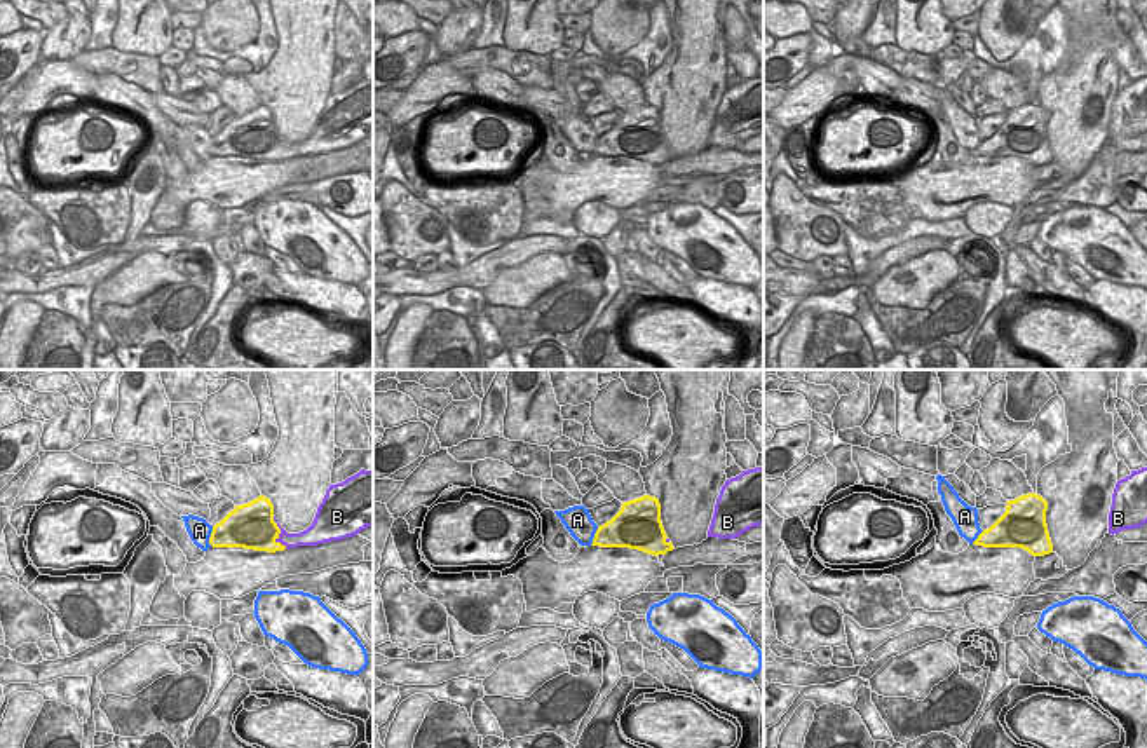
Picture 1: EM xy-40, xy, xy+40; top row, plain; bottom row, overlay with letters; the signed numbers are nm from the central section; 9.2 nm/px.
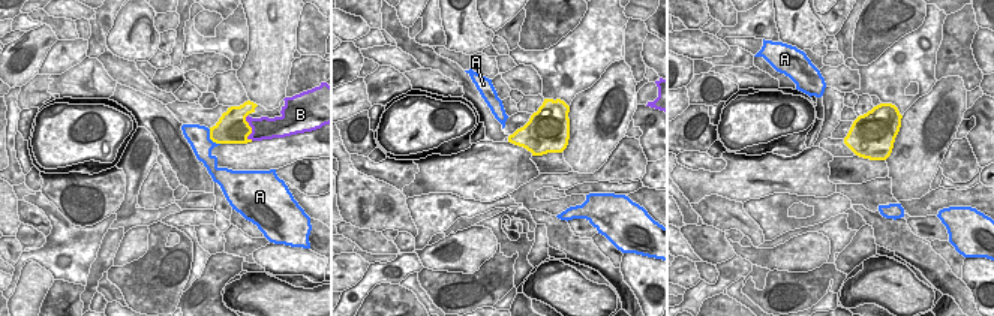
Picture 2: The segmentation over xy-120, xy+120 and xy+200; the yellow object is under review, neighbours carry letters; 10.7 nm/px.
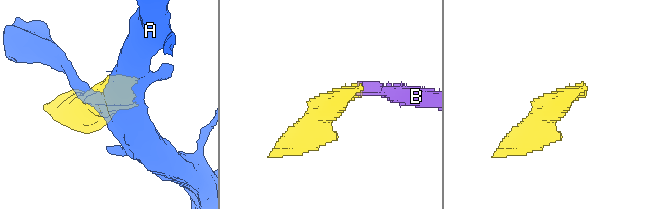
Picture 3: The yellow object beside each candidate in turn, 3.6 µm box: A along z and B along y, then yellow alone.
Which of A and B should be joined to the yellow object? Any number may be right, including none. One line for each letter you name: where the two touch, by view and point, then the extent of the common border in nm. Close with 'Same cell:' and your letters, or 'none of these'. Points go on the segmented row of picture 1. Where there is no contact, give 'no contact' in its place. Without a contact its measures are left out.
B: meets yellow in xy-40 at (279, 532); contact 340 nm long
Same cell: B

